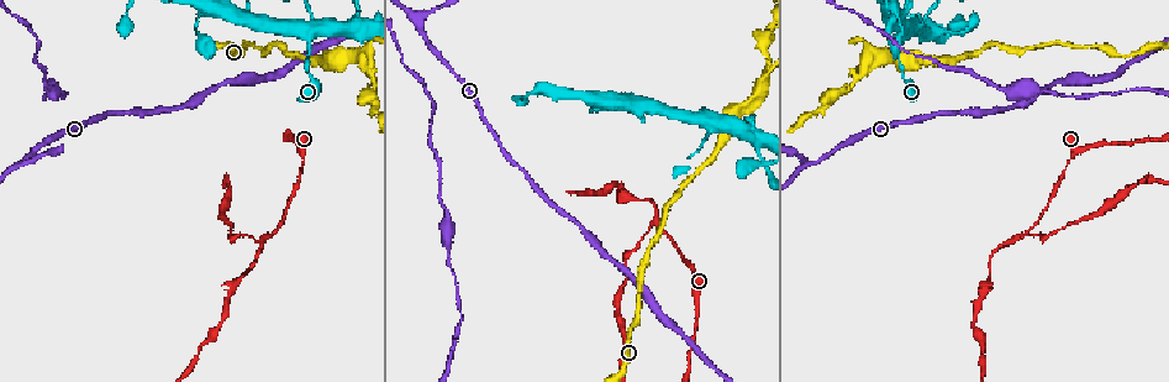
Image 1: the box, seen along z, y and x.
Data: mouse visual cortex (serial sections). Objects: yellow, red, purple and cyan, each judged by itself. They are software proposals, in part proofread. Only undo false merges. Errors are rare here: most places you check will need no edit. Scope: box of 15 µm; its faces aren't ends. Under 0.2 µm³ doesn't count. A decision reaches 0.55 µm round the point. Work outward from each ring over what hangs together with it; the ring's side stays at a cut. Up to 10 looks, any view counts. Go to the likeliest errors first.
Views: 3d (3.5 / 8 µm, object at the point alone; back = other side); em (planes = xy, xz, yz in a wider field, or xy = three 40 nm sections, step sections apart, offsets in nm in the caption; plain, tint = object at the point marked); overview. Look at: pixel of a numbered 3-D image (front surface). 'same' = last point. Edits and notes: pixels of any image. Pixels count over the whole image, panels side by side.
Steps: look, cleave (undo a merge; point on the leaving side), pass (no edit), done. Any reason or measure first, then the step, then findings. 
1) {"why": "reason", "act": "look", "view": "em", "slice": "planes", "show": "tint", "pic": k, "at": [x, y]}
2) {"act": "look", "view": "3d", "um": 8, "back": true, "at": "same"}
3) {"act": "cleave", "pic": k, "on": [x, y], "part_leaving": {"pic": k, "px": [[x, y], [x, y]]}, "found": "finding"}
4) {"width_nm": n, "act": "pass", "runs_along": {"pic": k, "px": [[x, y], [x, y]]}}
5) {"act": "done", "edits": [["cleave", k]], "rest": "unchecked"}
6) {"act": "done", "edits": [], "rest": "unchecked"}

{"why": "three-way junction", "act": "look", "view": "3d", "um": 3.5, "pic": 1, "at": [421, 20]}

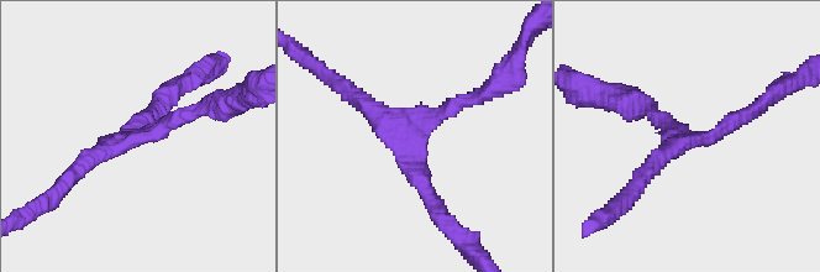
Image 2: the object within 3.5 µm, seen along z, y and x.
{"arms": 3, "arm_widths_nm": [200, 200, 250], "act": "look", "view": "em", "slice": "xy", "step": 5, "show": "tint", "pic": 2, "at": [414, 145]}

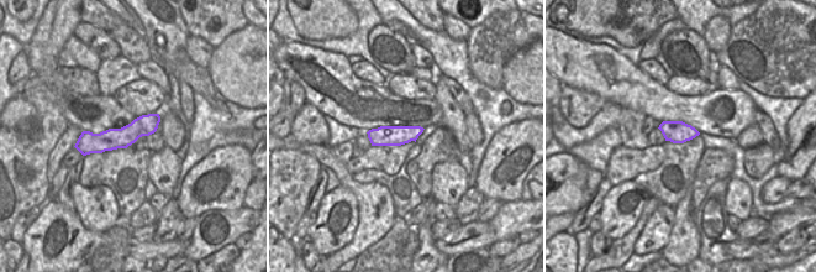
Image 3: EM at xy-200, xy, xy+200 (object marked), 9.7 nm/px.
{"act": "pass", "runs_along": {"pic": 2, "px": [[436, 207], [414, 131], [471, 99]]}, "found": "all the same cell"}

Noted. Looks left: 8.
{"why": "a narrow waist", "act": "look", "view": "3d", "um": 3.5, "pic": 1, "at": [301, 168]}

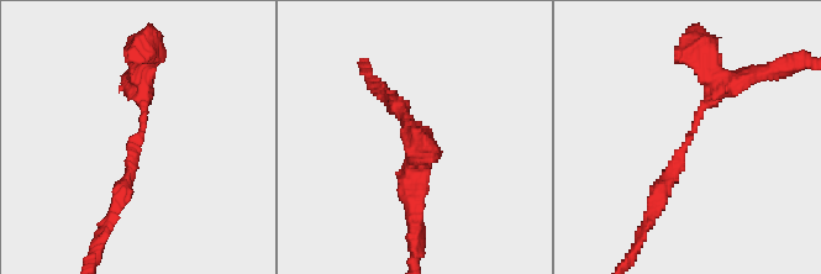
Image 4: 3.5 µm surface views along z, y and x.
{"arm_widths_nm": [200, 250], "why": "need the tissue", "act": "look", "view": "em", "slice": "xy", "step": 3, "show": "tint", "pic": 4, "at": [138, 133]}

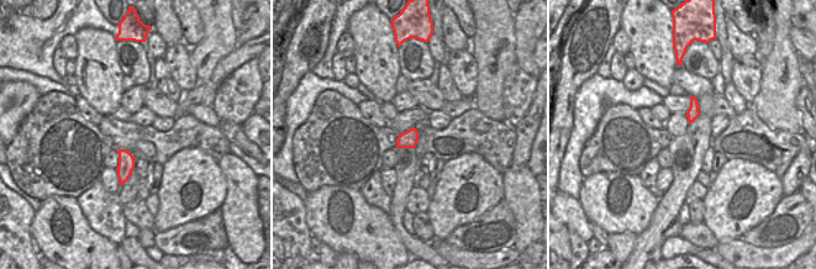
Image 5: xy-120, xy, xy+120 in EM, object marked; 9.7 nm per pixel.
{"width_nm": 170, "act": "pass", "runs_along": {"pic": 4, "px": [[708, 56], [714, 94], [657, 200]]}, "found": "all the same cell"}

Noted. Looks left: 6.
{"why": "three-way junction", "act": "look", "view": "3d", "um": 3.5, "pic": 1, "at": [654, 223]}

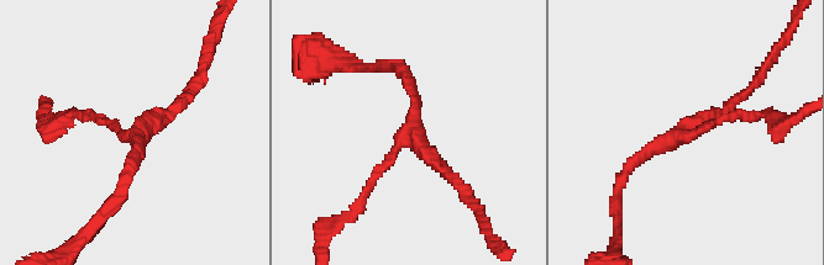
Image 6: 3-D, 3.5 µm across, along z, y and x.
{"arms": 3, "arm_widths_nm": [150, 150, 150], "act": "look", "view": "em", "slice": "xy", "step": 1, "show": "tint", "pic": 6, "at": [411, 139]}

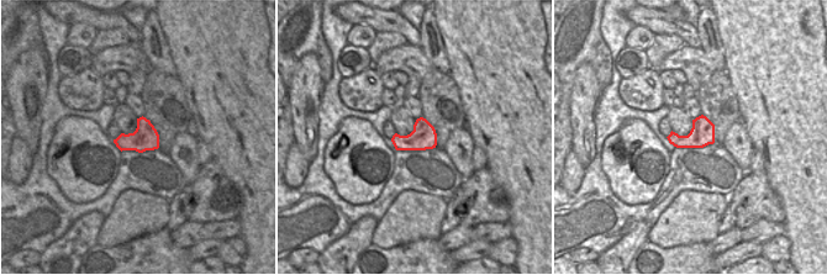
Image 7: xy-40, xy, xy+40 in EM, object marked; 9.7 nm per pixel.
{"width_nm": 240, "act": "pass", "runs_along": {"pic": 6, "px": [[744, 93], [626, 171]]}, "found": "one cell here"}

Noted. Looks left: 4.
{"why": "sudden change in width", "act": "look", "view": "3d", "um": 3.5, "pic": 1, "at": [709, 133]}

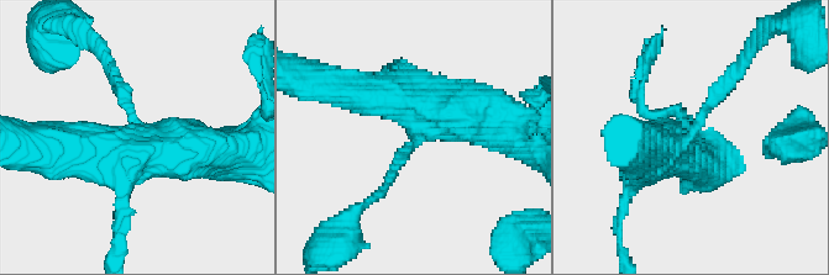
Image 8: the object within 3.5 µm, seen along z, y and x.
{"arms": 3, "arm_widths_nm": [150, 400, 700], "act": "look", "view": "em", "slice": "xy", "step": 2, "show": "tint", "pic": 8, "at": [692, 131]}

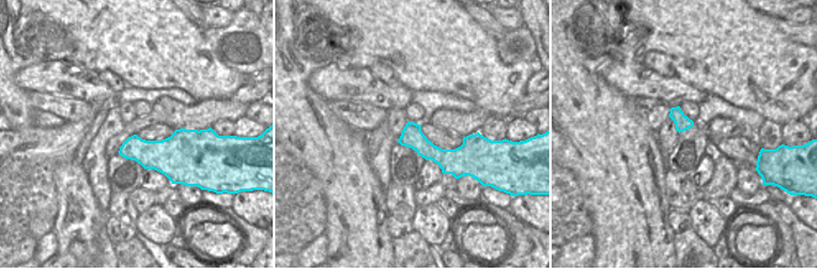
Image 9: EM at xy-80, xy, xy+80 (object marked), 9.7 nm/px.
{"act": "pass", "runs_along": {"pic": 9, "px": [[402, 138], [437, 154], [462, 151]]}, "found": "continuous, no second cell"}

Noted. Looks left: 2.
{"act": "done", "edits": [], "rest": "unchecked"}

